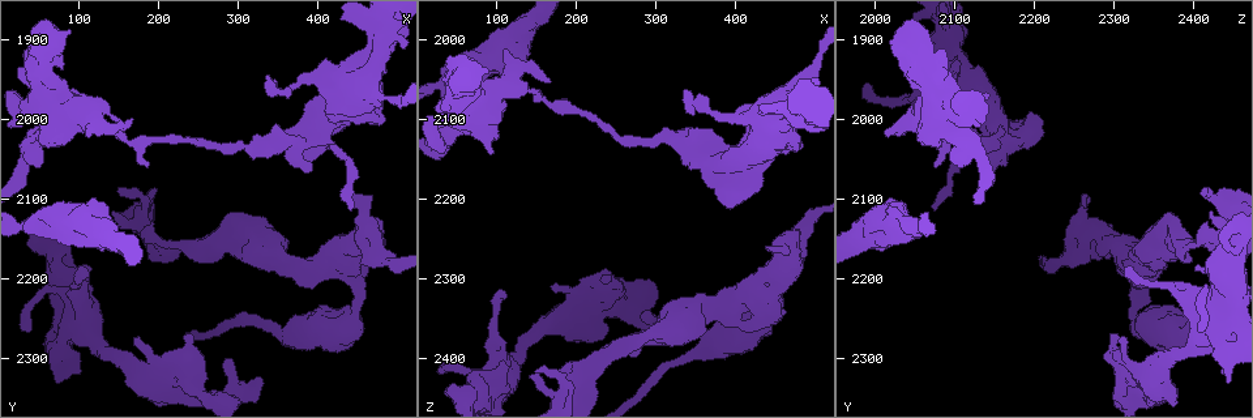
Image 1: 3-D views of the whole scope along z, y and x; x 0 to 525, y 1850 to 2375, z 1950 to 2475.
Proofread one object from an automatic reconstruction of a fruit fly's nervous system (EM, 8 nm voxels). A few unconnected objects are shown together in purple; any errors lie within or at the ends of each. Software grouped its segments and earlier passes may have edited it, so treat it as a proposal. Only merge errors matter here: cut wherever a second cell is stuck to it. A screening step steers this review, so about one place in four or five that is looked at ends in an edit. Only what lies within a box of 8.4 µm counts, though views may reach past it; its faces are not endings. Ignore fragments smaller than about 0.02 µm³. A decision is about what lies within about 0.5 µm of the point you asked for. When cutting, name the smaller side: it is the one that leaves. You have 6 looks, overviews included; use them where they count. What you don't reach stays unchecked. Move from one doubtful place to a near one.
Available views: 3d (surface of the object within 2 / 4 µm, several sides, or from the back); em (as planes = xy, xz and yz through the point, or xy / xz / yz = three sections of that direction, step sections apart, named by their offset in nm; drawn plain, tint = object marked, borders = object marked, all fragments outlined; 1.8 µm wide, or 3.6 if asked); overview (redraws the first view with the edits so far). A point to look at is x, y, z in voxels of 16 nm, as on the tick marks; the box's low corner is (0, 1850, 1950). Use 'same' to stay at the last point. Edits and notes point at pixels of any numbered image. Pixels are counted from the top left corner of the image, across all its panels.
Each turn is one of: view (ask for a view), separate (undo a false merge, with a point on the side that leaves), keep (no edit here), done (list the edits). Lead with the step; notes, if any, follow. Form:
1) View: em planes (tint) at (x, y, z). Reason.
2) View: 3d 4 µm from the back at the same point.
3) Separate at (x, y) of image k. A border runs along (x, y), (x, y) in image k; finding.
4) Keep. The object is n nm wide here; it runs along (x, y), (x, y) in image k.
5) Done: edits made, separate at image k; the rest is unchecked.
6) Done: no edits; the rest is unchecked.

View: em planes (tint) at (70, 2295, 2440). Sudden change in width.

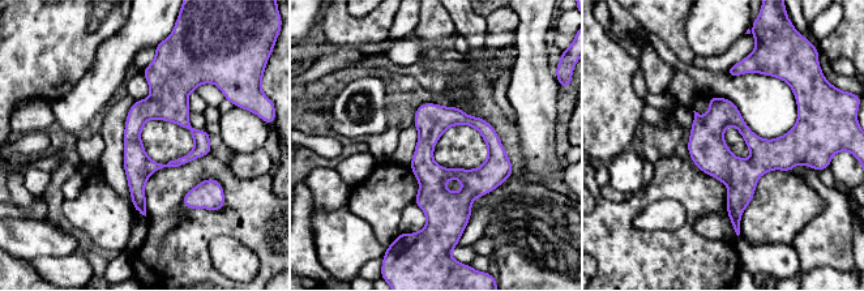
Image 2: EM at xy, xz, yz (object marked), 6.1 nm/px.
Keep. It runs along (193, 85), (133, 125), (142, 210) in image 2; one cell here.

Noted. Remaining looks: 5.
View: em 3.6 µm yz step 16 (plain) at (60, 1985, 2085). Looks like a crossing.

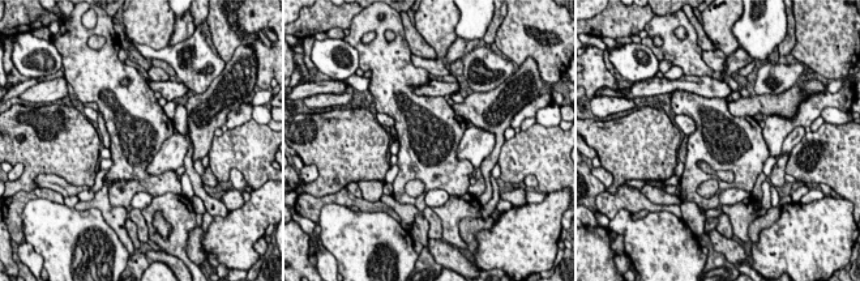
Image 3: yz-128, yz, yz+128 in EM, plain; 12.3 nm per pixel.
View: em 3.6 µm yz step 16 (tint) at the same point. Where the object lies.

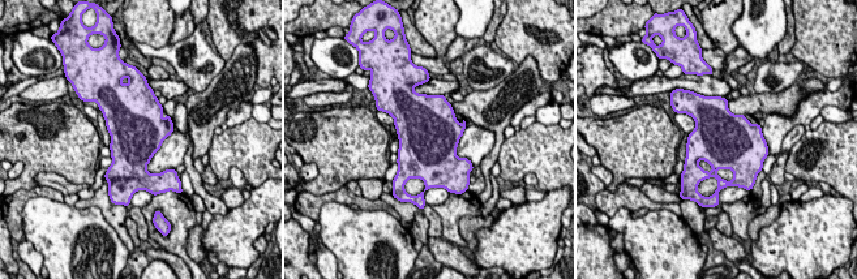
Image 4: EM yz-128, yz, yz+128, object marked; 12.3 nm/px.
Keep. Continuous, no second cell.

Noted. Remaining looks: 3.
View: em xy step 4 (tint) at (60, 2125, 2030). Calibre changes.

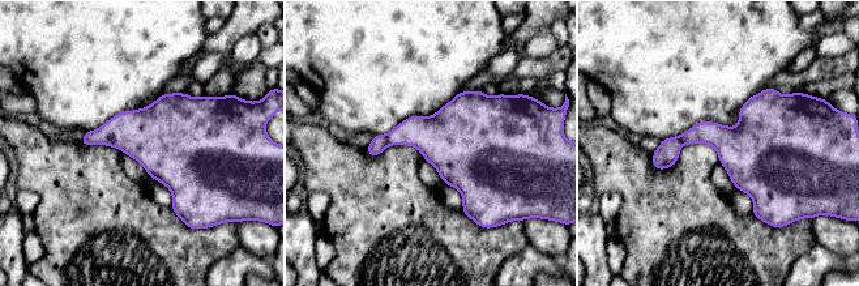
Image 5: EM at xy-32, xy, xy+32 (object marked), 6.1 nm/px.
Keep. The object is 360 nm wide here; all the same cell.

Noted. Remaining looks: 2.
Done: no edits; the rest is unchecked.

